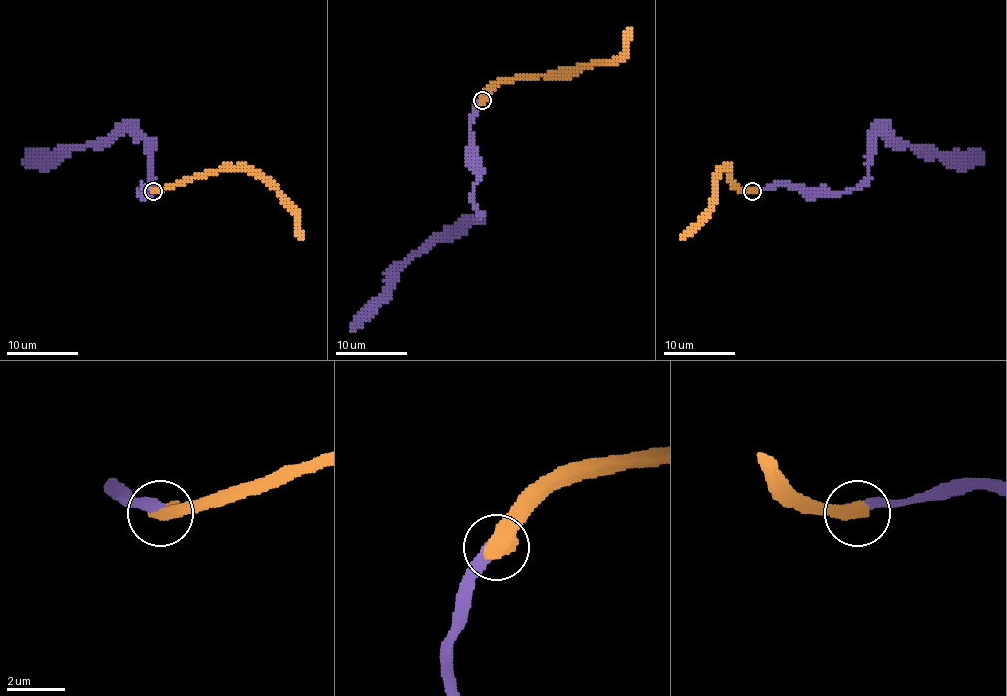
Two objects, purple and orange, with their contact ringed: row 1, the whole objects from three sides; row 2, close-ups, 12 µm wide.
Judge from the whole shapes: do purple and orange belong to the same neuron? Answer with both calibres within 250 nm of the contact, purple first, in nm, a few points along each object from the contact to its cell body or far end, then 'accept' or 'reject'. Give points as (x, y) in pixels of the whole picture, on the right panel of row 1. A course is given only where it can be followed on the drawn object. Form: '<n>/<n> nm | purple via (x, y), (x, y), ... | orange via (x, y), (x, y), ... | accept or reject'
380/600 nm | purple via (752, 191), (777, 184), (854, 189), (869, 173), (869, 146), (880, 132), (933, 152), (971, 153), (982, 164) | orange via (752, 191), (737, 186), (725, 170), (714, 186), (714, 205), (680, 238) | reject

